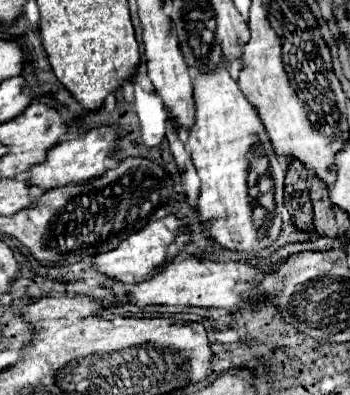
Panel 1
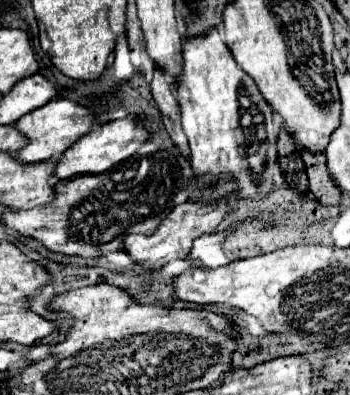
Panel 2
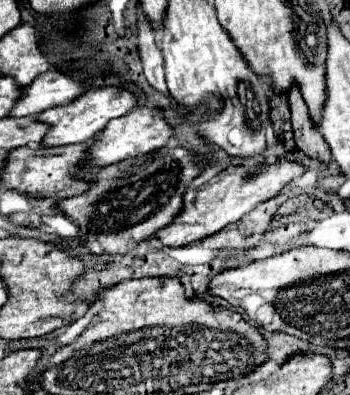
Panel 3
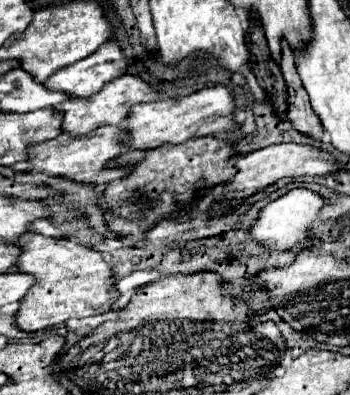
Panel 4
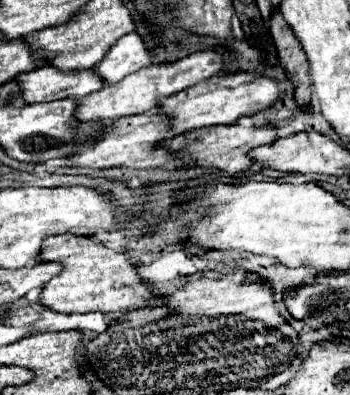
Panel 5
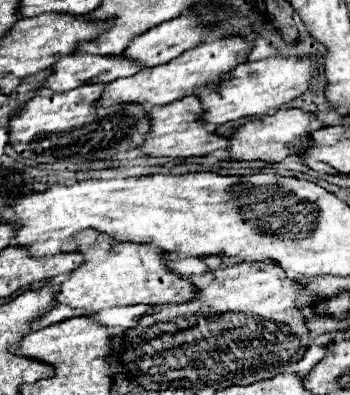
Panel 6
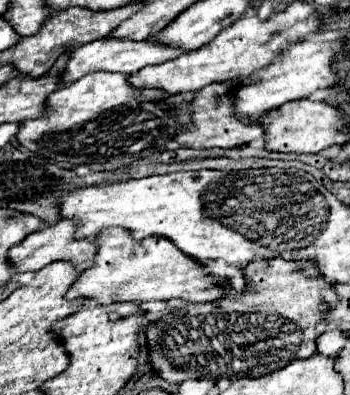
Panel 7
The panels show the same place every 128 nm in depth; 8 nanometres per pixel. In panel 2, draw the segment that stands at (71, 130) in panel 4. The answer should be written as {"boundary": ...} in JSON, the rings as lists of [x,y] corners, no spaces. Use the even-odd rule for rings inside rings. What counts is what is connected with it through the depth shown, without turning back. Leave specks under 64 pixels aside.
{"boundary":[[[50,100],[48,104],[44,104],[42,108],[36,108],[36,112],[28,112],[14,124],[20,130],[20,134],[28,138],[28,144],[22,150],[18,150],[16,160],[22,164],[38,164],[38,162],[56,160],[76,140],[88,134],[94,124],[96,124],[96,114],[90,112],[88,108],[78,106],[76,102],[70,102],[70,100]]]}

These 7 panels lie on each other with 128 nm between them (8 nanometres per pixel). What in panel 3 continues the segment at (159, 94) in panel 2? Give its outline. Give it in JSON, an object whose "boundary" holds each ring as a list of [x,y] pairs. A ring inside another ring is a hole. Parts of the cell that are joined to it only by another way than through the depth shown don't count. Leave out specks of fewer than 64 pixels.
{"boundary":[[[140,16],[140,20],[138,20],[138,50],[140,50],[146,80],[150,82],[150,86],[154,90],[168,96],[168,88],[166,88],[166,82],[164,82],[162,52],[156,44],[156,32],[144,16]]]}

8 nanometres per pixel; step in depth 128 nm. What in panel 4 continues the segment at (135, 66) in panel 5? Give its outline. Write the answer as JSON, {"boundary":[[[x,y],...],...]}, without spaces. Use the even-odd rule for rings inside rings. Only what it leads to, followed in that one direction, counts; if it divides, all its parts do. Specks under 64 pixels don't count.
{"boundary":[[[116,42],[102,44],[92,56],[78,60],[72,66],[56,70],[44,86],[56,92],[64,92],[70,98],[88,98],[108,82],[126,72],[126,58]]]}

